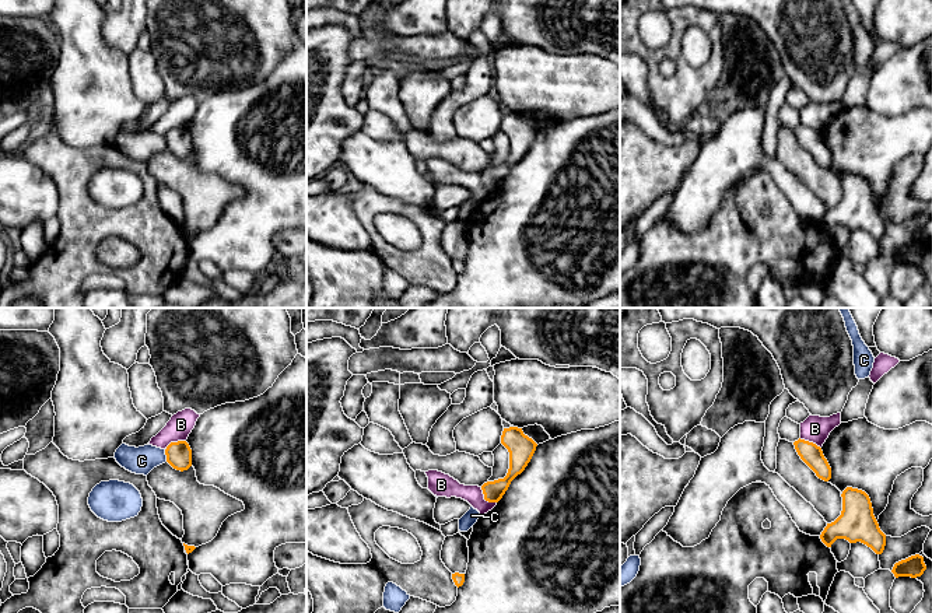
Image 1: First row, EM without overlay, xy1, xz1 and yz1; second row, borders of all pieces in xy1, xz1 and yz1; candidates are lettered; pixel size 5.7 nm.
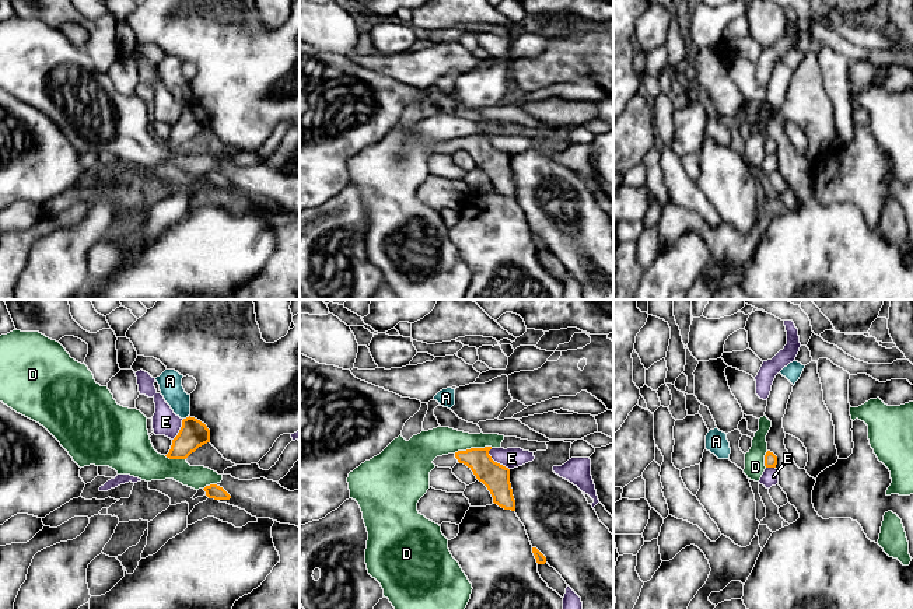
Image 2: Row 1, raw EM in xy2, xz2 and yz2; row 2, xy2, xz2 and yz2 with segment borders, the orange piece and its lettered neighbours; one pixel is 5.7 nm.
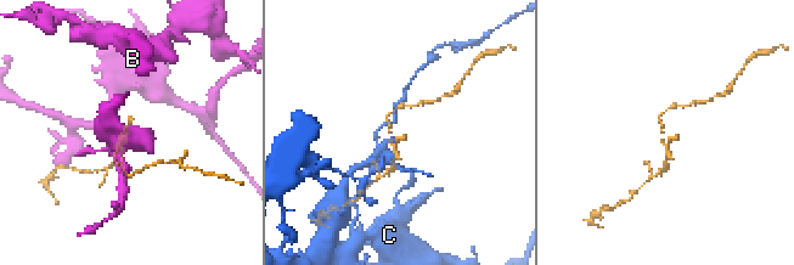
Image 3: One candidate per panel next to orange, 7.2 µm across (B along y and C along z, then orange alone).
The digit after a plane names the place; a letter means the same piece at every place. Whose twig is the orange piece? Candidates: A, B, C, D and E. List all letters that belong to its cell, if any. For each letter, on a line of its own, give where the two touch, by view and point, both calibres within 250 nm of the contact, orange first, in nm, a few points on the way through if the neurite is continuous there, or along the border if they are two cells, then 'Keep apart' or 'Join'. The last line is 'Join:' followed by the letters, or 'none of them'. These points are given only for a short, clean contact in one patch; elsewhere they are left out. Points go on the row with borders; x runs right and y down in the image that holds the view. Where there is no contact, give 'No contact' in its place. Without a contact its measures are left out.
A: Touches orange at xy2 (186, 417). Thickness 160 nm (orange) against 140 nm. Boundary: xy2 (189, 416), (184, 419). Keep apart
B: Touches orange at xz1 (484, 498). Thickness 120 nm (orange) against 130 nm. Boundary: xz1 (480, 487), (484, 498), (496, 503). Keep apart
C: Touches orange at xy1 (165, 454). Thickness 140 nm (orange) against 160 nm. Boundary: xy1 (164, 449), (167, 461). Keep apart
D: Touches orange at xz2 (472, 448). Thickness 160 nm (orange) against 160 nm. Boundary: xz2 (492, 447), (471, 447), (454, 452). Keep apart
E: Touches orange at xz2 (496, 462). Thickness 160 nm (orange) against 120 nm. Keep apart
Join: none of them

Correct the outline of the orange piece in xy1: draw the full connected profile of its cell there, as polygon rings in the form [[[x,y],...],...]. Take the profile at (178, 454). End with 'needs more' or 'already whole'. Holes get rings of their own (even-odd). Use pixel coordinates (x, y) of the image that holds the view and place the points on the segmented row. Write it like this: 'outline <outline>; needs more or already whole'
outline [[[186,441],[171,442],[167,449],[167,462],[176,470],[188,470],[192,466],[192,449]]]; already whole

